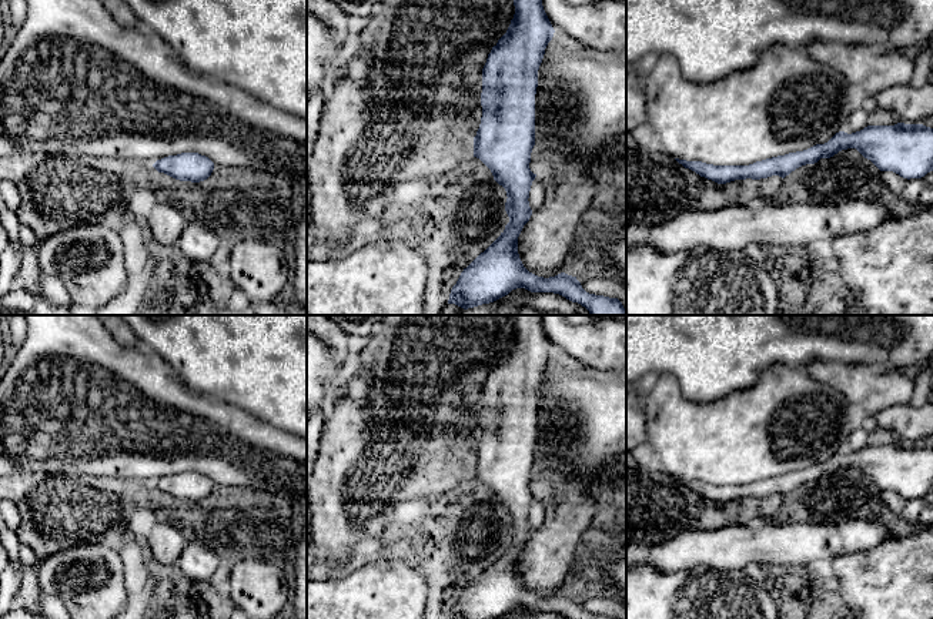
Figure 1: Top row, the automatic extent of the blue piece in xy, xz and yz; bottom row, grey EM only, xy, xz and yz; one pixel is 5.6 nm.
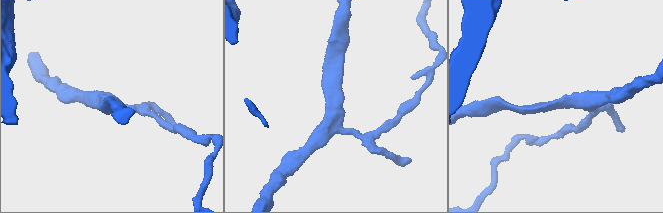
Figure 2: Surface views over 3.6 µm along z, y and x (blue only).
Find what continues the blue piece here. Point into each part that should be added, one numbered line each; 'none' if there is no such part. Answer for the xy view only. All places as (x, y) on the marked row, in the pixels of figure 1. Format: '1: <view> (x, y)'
none

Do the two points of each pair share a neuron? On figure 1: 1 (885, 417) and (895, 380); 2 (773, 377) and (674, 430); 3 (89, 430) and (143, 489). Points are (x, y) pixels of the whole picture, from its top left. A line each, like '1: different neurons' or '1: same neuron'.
1: different neurons
2: same neuron
3: different neurons

